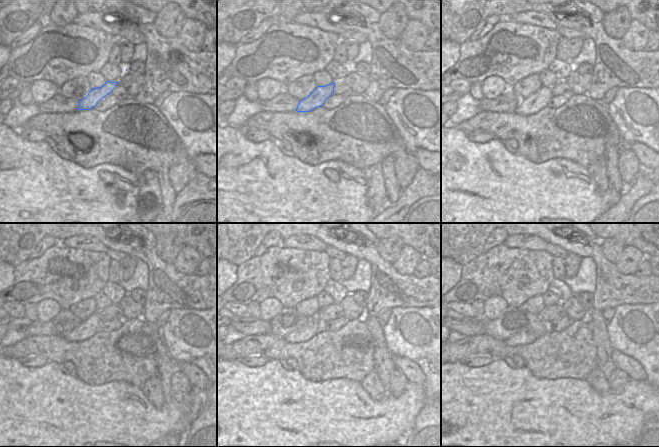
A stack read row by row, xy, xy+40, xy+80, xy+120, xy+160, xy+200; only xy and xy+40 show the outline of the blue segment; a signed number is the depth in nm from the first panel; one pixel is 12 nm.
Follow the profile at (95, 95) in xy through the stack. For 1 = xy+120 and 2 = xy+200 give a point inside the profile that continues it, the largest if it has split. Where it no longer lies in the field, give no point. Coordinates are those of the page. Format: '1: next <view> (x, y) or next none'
1: next xy+120 (88, 327)
2: next xy+200 (520, 338)

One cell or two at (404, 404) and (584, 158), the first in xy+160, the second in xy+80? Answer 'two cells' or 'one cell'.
two cells

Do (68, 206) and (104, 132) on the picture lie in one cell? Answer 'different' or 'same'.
different

